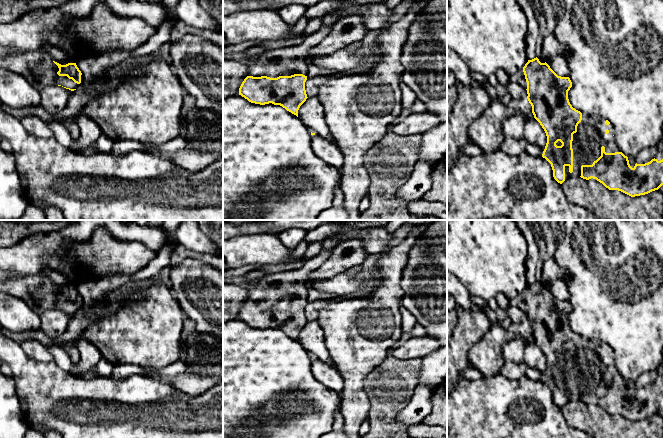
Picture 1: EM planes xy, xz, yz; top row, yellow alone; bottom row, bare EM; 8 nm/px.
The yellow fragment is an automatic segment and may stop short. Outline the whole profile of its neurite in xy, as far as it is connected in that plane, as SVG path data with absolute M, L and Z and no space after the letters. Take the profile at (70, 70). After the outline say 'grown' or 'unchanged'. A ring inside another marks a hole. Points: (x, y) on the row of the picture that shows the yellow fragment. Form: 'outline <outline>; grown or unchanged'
outline M0 47L0 68L24 76L36 89L62 86L71 91L82 83L83 76L76 63L61 65L43 51L17 52Z; grown

